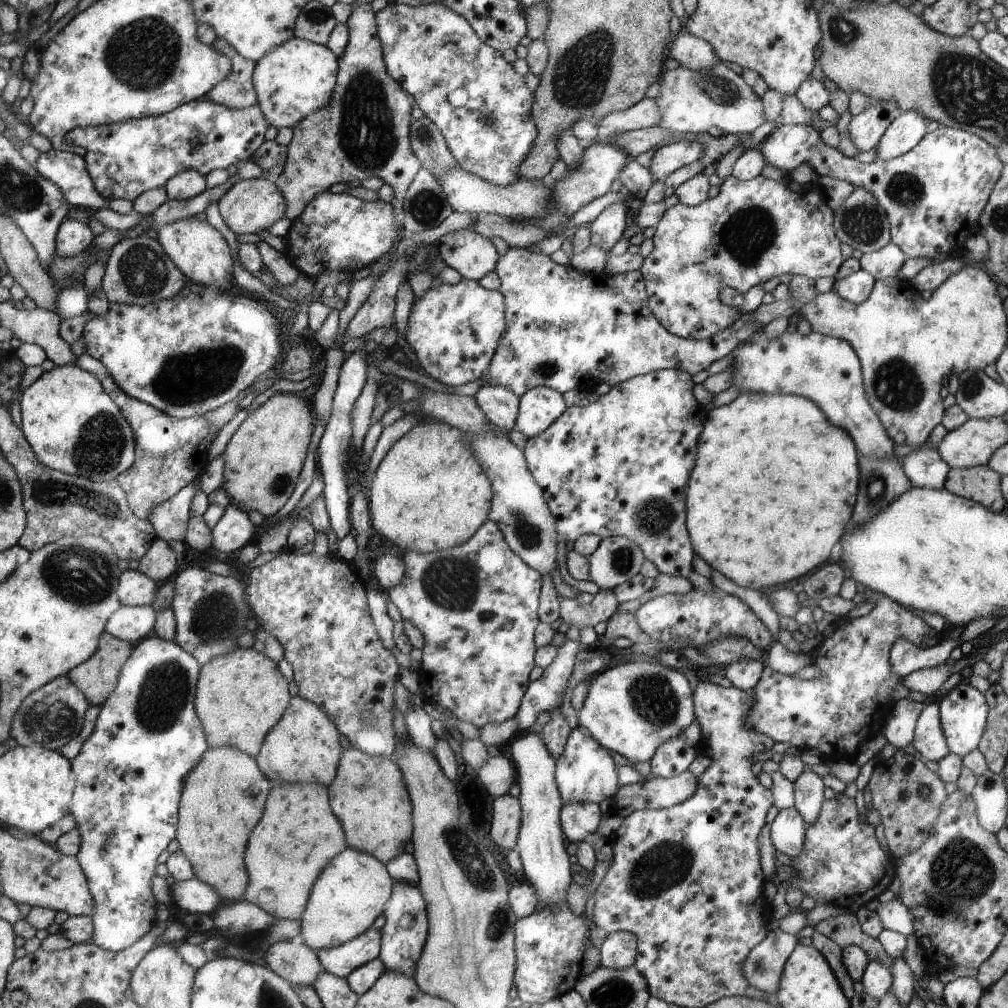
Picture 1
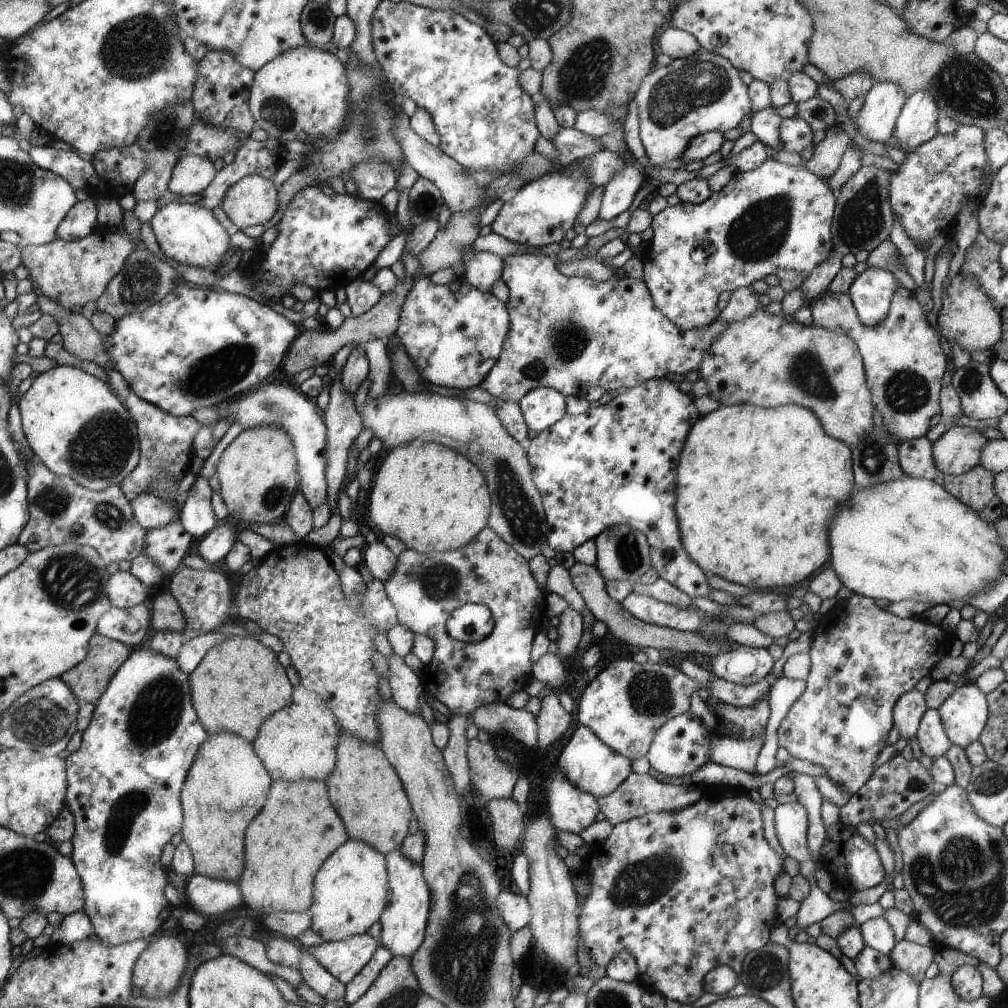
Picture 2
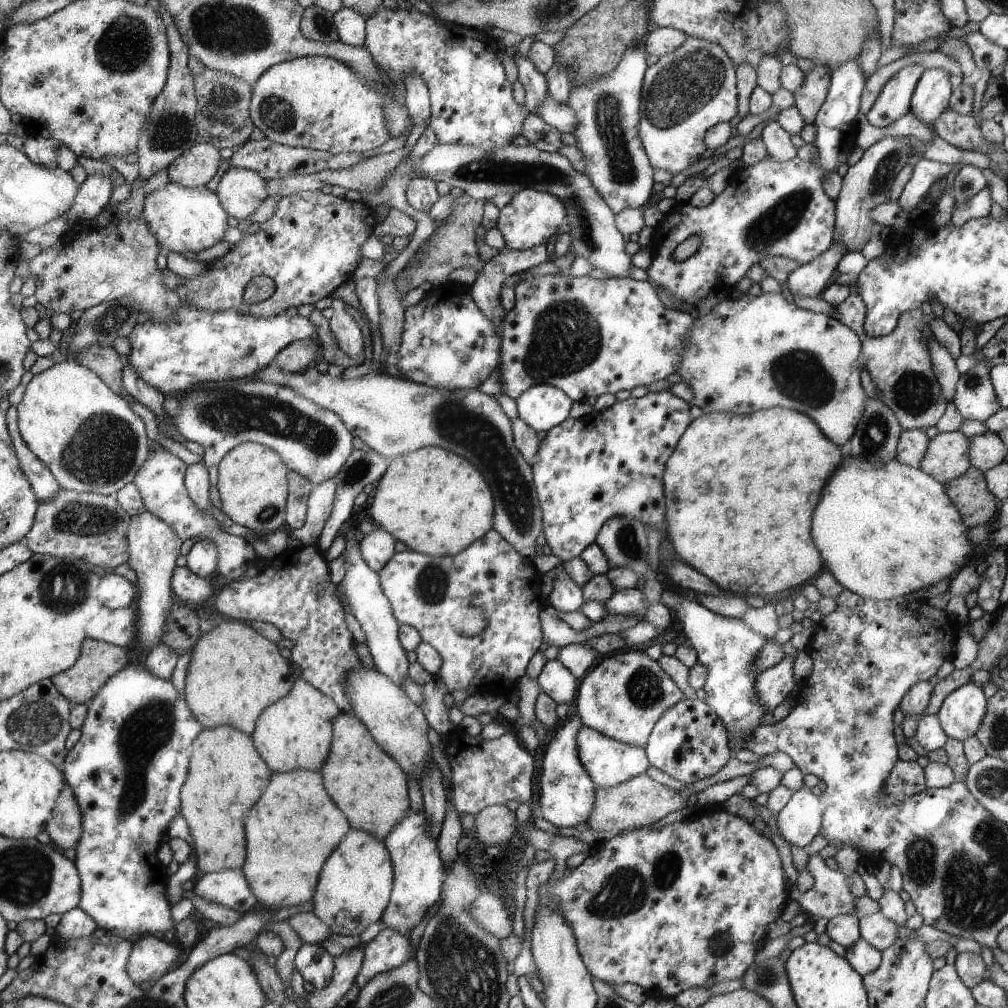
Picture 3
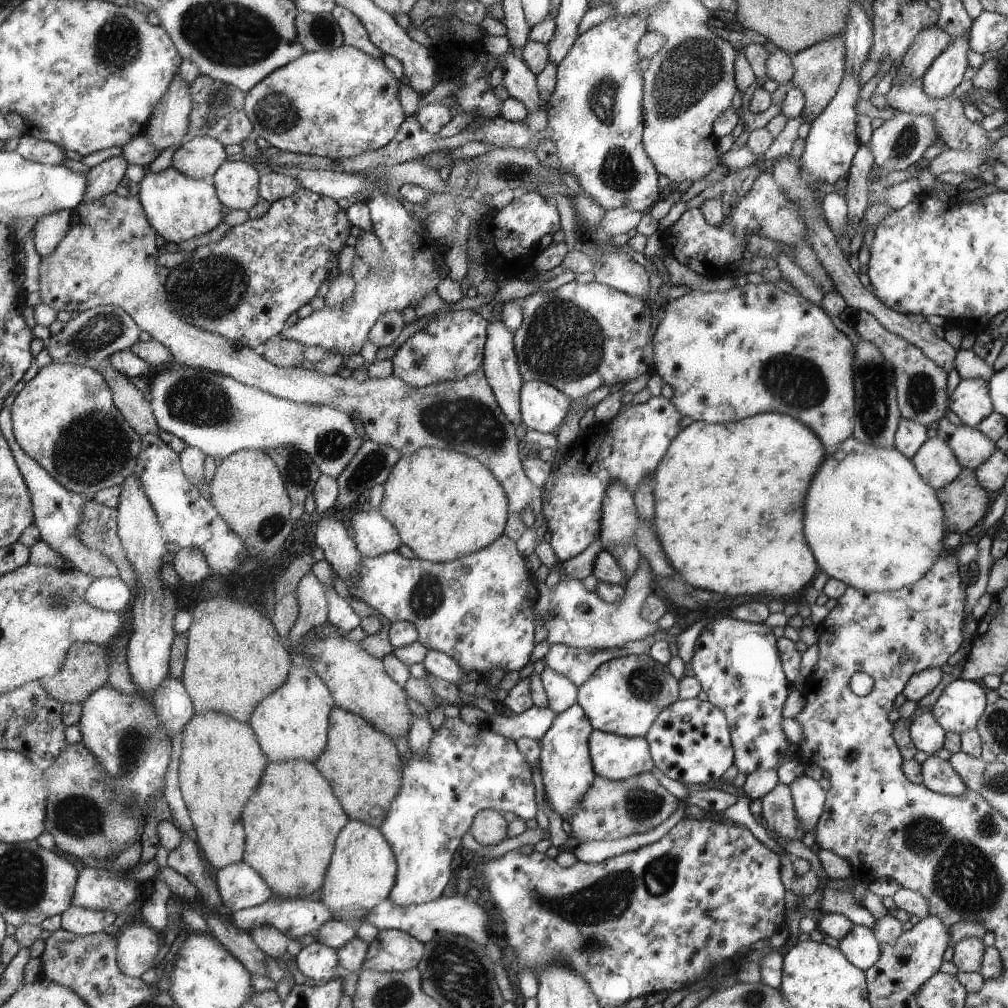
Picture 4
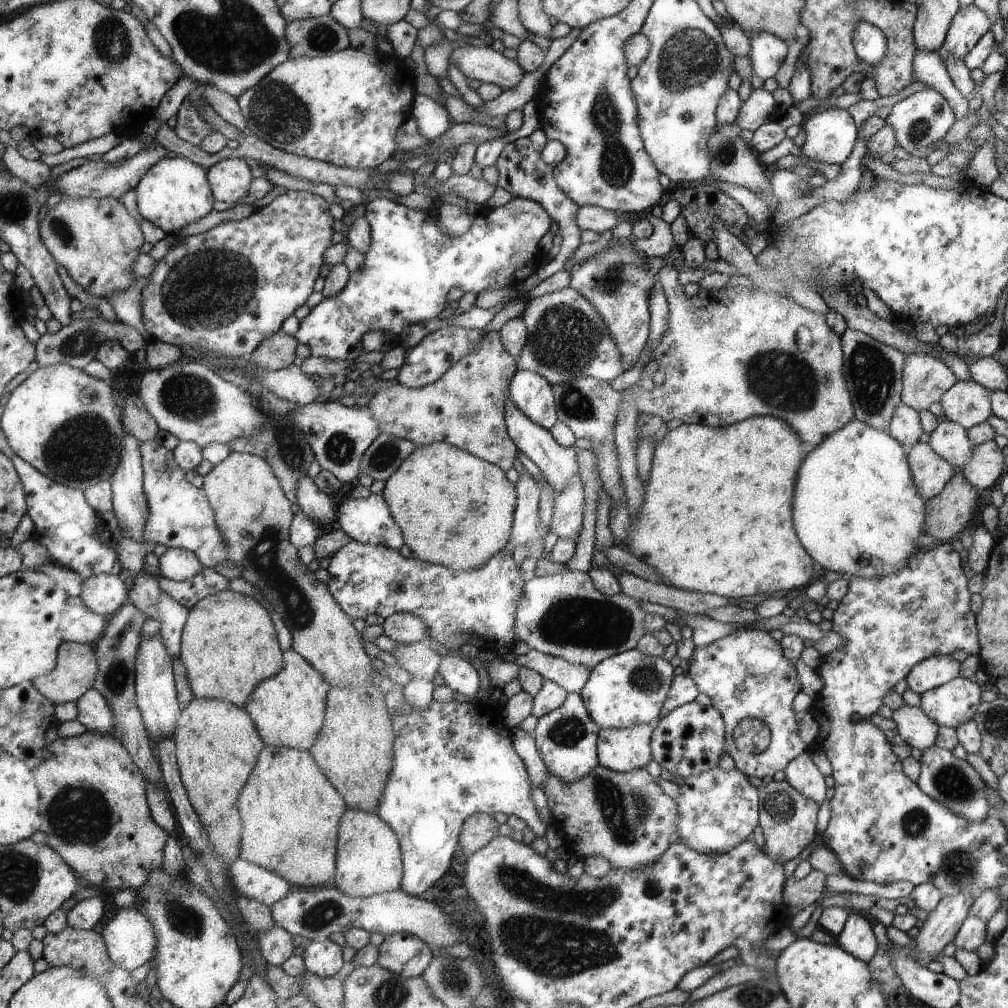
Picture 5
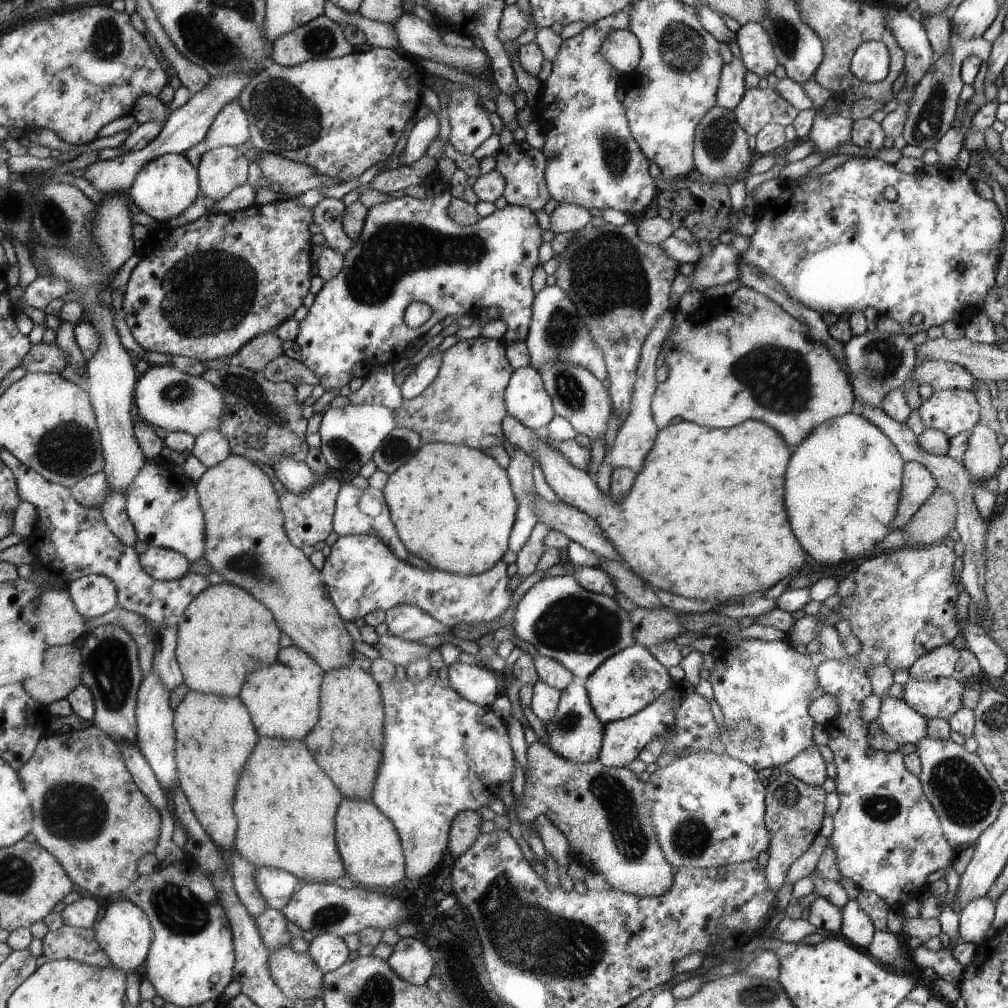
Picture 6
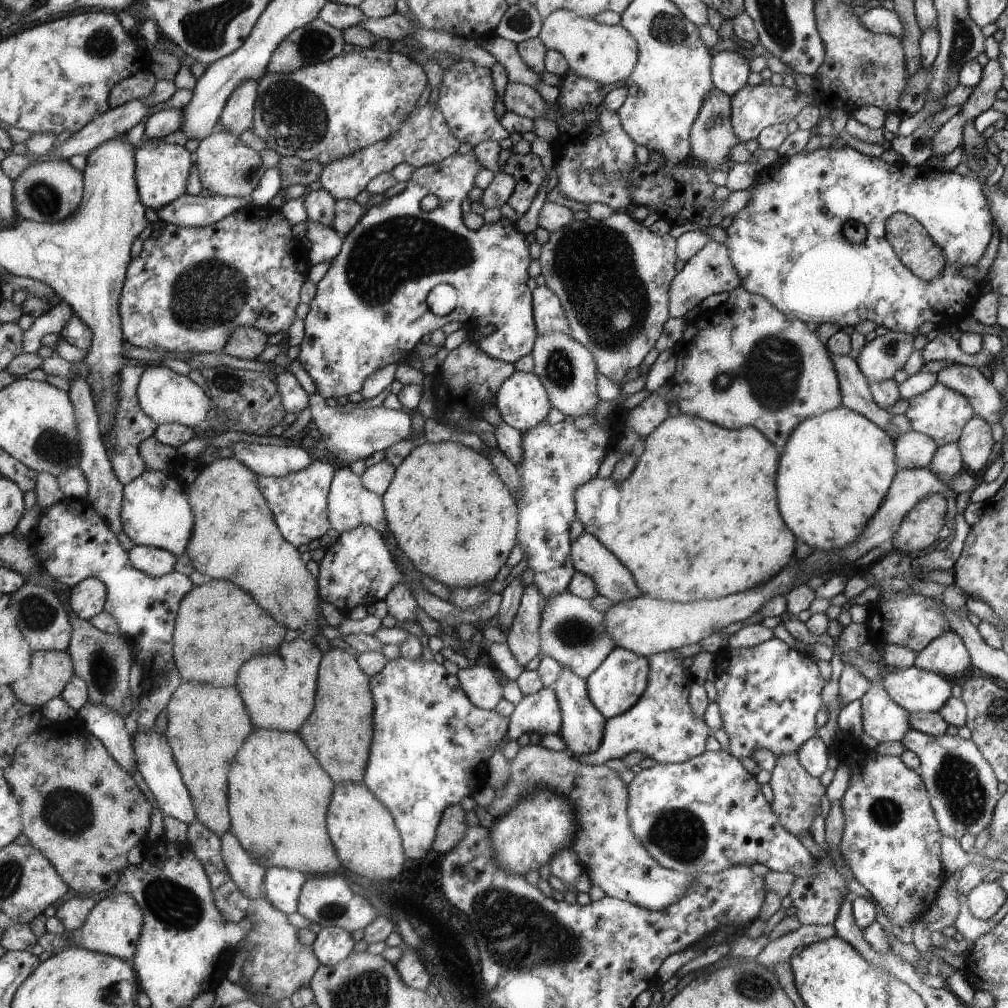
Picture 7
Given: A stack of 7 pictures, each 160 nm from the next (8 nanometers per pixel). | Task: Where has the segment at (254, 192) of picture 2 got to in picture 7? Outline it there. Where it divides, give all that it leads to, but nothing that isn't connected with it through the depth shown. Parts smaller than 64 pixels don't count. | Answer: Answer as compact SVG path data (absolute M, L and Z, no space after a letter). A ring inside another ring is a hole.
M227 131L215 132L199 142L193 156L200 168L204 188L215 195L250 196L268 169L265 168L258 151L241 141L237 135Z

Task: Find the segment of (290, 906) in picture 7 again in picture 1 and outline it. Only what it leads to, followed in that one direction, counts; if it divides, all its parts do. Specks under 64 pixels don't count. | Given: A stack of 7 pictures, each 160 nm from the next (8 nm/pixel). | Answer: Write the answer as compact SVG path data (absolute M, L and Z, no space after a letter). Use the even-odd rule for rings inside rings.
M197 876L186 881L170 881L170 895L175 904L188 913L212 916L223 905L219 893Z

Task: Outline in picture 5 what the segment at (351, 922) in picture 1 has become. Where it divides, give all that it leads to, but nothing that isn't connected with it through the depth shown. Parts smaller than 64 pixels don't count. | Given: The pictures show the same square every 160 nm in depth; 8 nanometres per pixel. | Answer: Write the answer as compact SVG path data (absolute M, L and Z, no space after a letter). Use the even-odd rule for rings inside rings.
M358 810L345 812L339 822L334 887L349 897L368 897L399 888L401 858L392 828L376 813Z

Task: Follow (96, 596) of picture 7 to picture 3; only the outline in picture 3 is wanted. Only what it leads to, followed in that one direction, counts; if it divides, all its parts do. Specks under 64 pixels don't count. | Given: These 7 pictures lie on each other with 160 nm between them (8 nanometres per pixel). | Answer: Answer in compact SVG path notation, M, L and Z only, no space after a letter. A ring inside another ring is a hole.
M115 572L105 575L100 582L98 597L104 602L105 607L122 609L131 606L138 595L136 584Z

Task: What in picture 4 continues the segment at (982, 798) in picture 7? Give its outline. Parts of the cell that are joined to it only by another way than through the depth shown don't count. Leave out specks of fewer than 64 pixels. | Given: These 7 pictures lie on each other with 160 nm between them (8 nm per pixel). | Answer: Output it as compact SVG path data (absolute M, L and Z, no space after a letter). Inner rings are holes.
M934 754L928 755L921 763L921 772L923 774L922 785L934 793L958 795L967 790L951 765L945 759L935 757Z

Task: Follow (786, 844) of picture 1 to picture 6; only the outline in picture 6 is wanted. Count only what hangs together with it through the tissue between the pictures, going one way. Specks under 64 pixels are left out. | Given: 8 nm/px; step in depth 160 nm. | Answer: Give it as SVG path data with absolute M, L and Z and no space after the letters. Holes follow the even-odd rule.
M815 743L804 748L799 755L794 756L787 763L783 763L780 768L791 776L809 786L820 787L826 779L825 761L819 754Z

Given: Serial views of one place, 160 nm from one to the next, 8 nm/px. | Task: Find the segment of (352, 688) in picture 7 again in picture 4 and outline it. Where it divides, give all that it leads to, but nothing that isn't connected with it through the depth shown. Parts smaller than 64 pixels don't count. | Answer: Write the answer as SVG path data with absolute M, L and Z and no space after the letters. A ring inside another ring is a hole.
M334 706L329 715L328 750L315 764L333 784L348 818L379 829L401 788L402 764L394 742L364 718Z

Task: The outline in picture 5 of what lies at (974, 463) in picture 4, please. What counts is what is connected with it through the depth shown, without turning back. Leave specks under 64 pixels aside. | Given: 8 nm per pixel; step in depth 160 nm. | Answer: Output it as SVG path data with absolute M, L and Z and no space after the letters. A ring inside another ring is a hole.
M947 420L939 422L929 436L927 444L957 469L965 467L972 458L975 445L969 440L967 430L960 424Z

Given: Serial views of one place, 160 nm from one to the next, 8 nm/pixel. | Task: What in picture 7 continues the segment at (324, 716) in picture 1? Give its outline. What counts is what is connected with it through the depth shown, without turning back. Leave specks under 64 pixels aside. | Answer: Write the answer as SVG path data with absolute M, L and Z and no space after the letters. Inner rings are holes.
M297 637L284 642L277 651L268 655L255 656L241 668L237 686L245 696L247 708L253 716L253 724L262 729L295 730L303 727L303 722L316 708L316 694L320 680L320 666L323 652L311 641Z

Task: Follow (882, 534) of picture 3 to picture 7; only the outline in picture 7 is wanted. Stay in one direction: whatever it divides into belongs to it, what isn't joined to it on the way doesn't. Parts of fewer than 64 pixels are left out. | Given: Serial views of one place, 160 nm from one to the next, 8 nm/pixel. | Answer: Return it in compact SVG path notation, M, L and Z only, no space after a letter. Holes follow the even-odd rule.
M843 404L834 409L811 415L803 420L789 436L789 444L781 450L781 462L777 470L777 500L781 500L781 516L789 524L797 542L804 542L811 549L831 553L851 545L868 526L869 520L880 508L892 480L898 471L893 438L873 421L845 408Z

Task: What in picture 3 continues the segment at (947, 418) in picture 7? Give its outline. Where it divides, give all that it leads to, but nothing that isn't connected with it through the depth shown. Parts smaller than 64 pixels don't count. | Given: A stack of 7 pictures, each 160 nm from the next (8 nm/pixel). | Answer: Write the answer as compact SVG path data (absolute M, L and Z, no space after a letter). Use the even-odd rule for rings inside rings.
M977 354L973 358L972 367L957 379L952 402L963 419L982 423L999 410L1000 404L992 387L991 366L977 360Z

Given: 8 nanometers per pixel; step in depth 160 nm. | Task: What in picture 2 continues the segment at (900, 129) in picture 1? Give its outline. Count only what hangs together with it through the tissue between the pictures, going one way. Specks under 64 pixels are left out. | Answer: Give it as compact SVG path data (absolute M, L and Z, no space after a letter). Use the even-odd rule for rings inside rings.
M930 89L915 91L906 98L898 114L893 135L901 147L912 149L936 135L935 123L939 118L939 108Z

